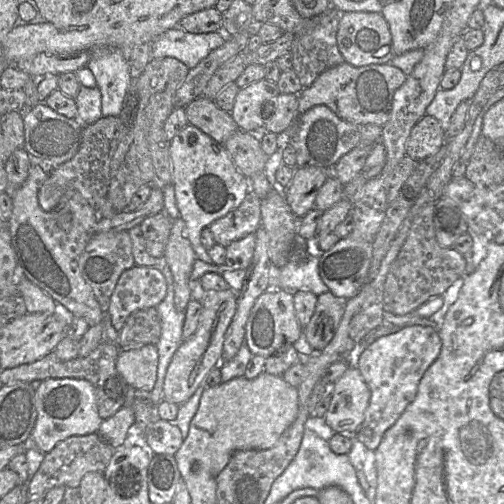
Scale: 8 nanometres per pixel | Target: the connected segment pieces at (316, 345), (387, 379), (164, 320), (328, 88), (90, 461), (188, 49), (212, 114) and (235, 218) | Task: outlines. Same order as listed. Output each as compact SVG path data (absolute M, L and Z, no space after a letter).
M330 291L317 296L315 312L303 333L316 352L321 352L333 339L344 312L344 302Z
M414 325L377 338L367 347L360 349L355 357L355 367L368 385L371 397L364 421L354 436L367 449L377 449L385 432L415 399L419 382L439 356L441 347L441 338L435 327Z
M167 263L162 267L167 292L165 298L156 307L161 319L161 336L156 344L158 350L157 379L154 388L150 392L149 401L156 406L163 401L164 380L168 366L182 344L183 325L185 321L185 310L177 310L174 304L174 281L171 270Z
M344 62L324 71L311 86L298 94L298 112L301 115L314 106L324 105L339 118L357 126L383 126L390 117L394 92L406 78L402 70L389 63L355 67Z
M98 433L66 438L45 454L41 465L28 482L27 492L29 496L34 498L57 486L77 489L85 474L105 471L114 450Z
M174 27L152 43L151 59L173 57L192 69L210 52L223 45L226 39L222 31L196 34Z
M204 96L190 102L185 112L190 125L199 128L219 144L239 130L230 112L220 109L213 100Z
M249 192L236 209L213 221L208 228L216 244L226 247L235 240L254 234L262 223L261 202L255 193Z

